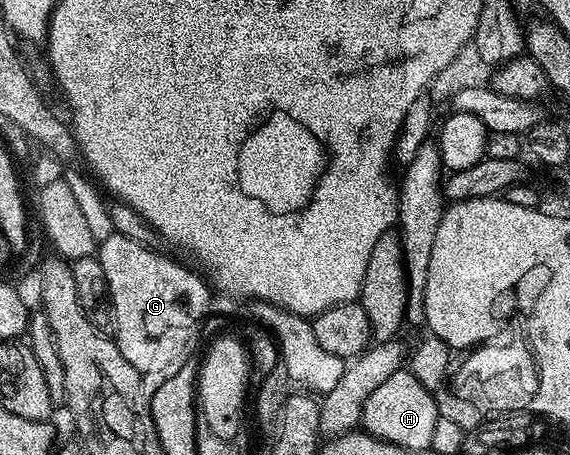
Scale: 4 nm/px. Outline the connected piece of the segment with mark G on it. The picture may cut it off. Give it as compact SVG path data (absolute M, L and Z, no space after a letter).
M112 234L100 241L99 259L103 266L103 274L107 274L107 296L113 299L113 320L117 323L115 339L123 358L141 372L142 377L157 376L164 378L175 374L186 367L185 359L193 348L193 335L200 333L202 323L211 308L211 288L204 279L200 280L189 268L184 268L177 260L169 256L160 256L147 244L140 244L126 236Z

